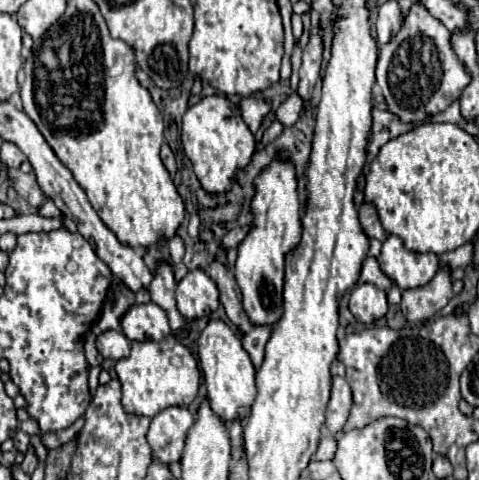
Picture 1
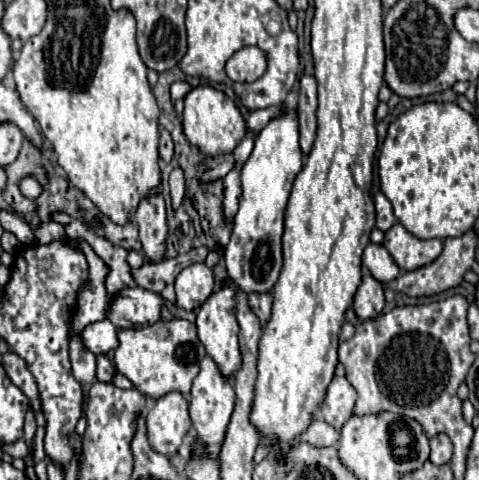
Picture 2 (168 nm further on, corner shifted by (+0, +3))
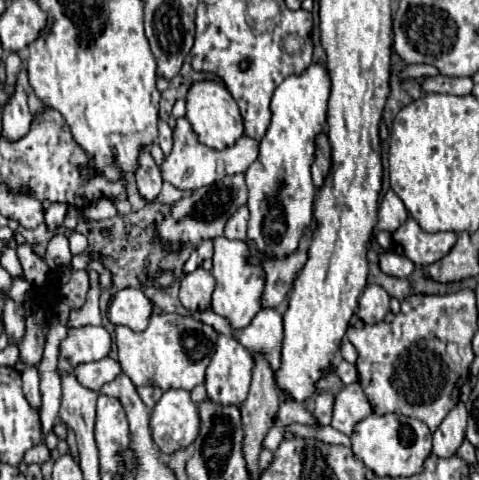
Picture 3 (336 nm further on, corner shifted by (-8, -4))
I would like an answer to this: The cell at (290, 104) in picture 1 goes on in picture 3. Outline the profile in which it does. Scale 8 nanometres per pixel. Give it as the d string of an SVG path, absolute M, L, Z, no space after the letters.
M186 117L176 119L172 141L174 141L172 151L170 151L170 155L164 157L164 161L160 165L160 173L162 173L164 181L172 183L174 187L178 187L182 191L194 191L196 187L210 185L216 179L222 179L224 175L244 173L256 161L256 155L258 155L258 141L252 141L246 135L222 151L214 151L214 149L206 147L204 143L198 141L198 137L192 131L192 125L188 123Z

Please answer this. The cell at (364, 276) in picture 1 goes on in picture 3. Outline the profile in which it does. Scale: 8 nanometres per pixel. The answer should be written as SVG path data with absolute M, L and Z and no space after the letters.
M382 253L380 255L380 267L384 273L394 277L408 277L414 271L414 263L398 253Z

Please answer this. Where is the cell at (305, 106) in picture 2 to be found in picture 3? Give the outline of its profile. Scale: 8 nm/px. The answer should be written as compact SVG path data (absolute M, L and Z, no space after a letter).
M322 133L322 135L318 135L318 141L316 141L316 159L312 165L312 177L314 177L316 189L320 189L324 185L324 179L330 171L330 163L332 163L332 149L330 149L326 133Z

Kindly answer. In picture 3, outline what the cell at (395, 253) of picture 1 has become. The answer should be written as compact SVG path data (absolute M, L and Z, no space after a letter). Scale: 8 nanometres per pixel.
M408 217L406 223L392 235L392 249L398 249L398 245L402 245L402 253L420 267L440 261L454 247L454 243L454 231L428 233L412 217Z

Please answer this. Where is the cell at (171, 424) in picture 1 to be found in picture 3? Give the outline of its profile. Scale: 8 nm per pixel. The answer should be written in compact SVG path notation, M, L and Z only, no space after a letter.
M168 389L150 415L152 439L162 453L170 455L188 447L198 435L198 407L184 389Z

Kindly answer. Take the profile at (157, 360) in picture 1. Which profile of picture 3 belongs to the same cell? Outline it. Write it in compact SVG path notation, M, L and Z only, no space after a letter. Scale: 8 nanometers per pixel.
M154 313L150 315L148 327L144 331L132 331L130 327L118 325L114 329L114 343L118 347L118 361L122 371L132 379L136 387L140 385L158 385L166 389L184 389L192 391L204 381L206 367L216 351L218 333L194 319L192 315L178 313Z

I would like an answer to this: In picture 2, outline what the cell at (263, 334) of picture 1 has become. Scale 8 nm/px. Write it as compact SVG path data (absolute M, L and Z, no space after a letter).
M248 294L248 302L250 302L250 308L252 312L258 316L260 324L266 326L266 322L270 320L270 308L272 308L272 296L270 294Z

